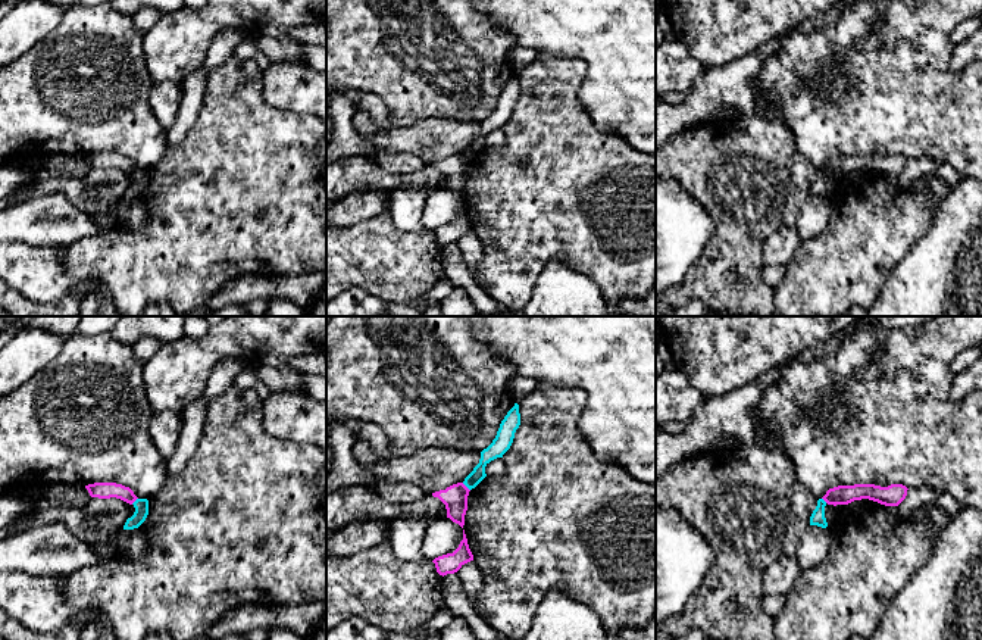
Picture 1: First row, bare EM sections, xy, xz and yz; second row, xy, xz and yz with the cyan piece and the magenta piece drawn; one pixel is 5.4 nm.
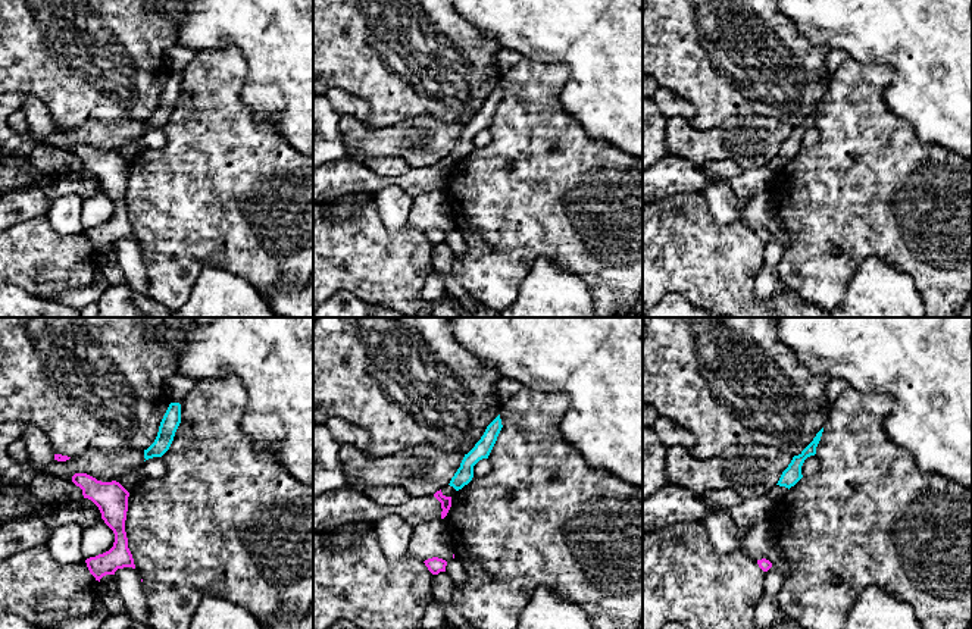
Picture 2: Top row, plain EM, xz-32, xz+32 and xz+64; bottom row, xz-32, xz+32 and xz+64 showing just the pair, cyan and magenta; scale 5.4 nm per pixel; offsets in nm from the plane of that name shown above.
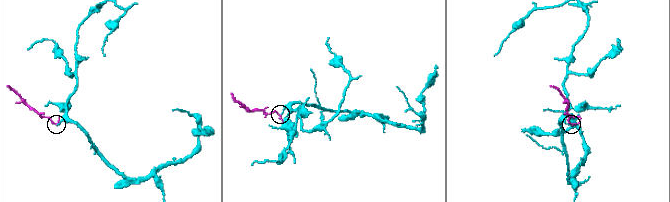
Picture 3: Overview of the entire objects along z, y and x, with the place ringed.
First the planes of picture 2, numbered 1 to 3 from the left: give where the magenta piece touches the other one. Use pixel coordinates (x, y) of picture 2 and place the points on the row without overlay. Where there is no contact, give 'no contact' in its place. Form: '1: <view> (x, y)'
1: no contact
2: no contact
3: no contact

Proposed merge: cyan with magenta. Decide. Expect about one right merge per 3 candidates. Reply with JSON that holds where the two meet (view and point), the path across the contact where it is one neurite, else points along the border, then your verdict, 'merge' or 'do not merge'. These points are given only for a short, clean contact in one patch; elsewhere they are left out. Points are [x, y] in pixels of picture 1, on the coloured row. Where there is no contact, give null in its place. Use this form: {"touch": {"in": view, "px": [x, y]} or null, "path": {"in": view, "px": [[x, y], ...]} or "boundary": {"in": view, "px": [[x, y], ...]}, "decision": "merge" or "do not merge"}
{"touch": {"in": "xz", "px": [466, 486]}, "boundary": {"in": "xz", "px": [[462, 483], [469, 490]]}, "decision": "do not merge"}

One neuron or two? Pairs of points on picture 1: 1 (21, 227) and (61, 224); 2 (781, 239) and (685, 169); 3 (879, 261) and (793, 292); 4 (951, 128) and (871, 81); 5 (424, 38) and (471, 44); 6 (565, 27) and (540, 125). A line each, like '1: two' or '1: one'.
1: one
2: two
3: one
4: one
5: one
6: two

